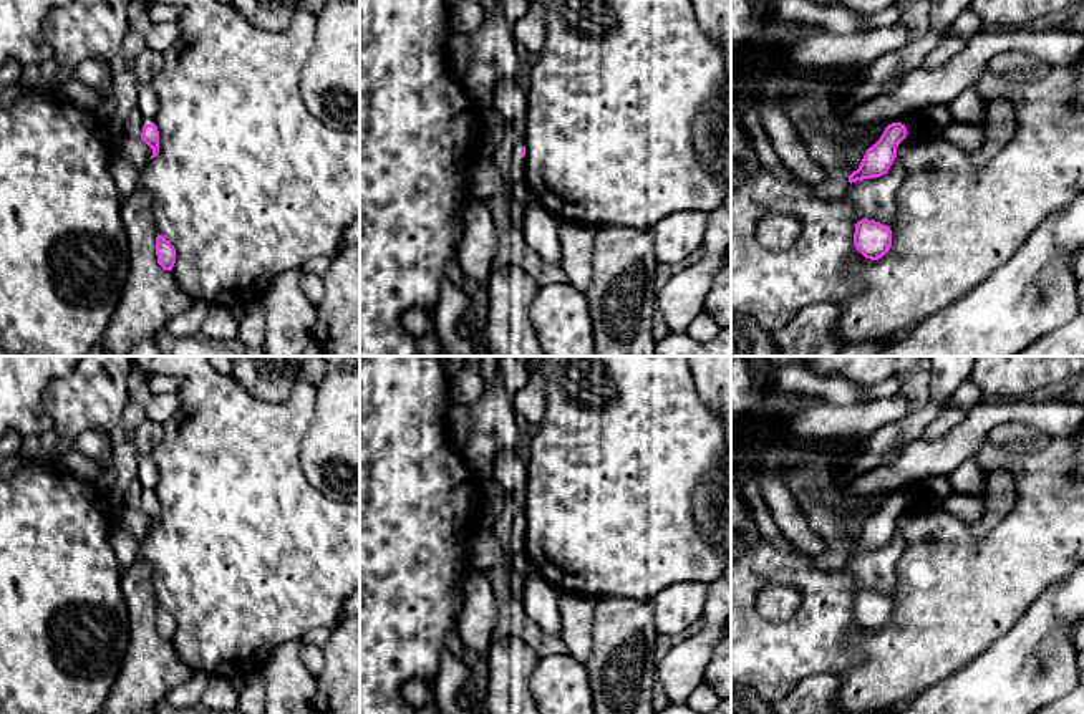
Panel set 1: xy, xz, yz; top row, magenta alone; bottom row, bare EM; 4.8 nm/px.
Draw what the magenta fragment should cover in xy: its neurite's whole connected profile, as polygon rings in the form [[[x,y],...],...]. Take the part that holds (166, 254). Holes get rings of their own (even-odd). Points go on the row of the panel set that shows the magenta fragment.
[[[157,234],[156,237],[156,255],[157,255],[157,263],[164,270],[172,270],[176,263],[176,248],[171,245],[169,240],[166,240],[162,235]]]

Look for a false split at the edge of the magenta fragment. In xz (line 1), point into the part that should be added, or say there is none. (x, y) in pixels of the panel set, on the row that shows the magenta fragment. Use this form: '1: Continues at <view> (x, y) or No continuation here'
1: No continuation here

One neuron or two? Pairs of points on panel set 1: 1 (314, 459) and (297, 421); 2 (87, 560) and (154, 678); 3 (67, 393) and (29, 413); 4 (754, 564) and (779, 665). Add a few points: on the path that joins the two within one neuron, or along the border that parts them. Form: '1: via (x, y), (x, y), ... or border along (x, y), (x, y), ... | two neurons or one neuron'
1: border along (317, 400), (300, 444), (304, 474) | two neurons
2: border along (125, 595), (128, 646), (120, 671) | two neurons
3: border along (67, 375), (53, 378), (42, 396), (53, 429) | two neurons
4: via (748, 588), (748, 633), (754, 640) | one neuron

